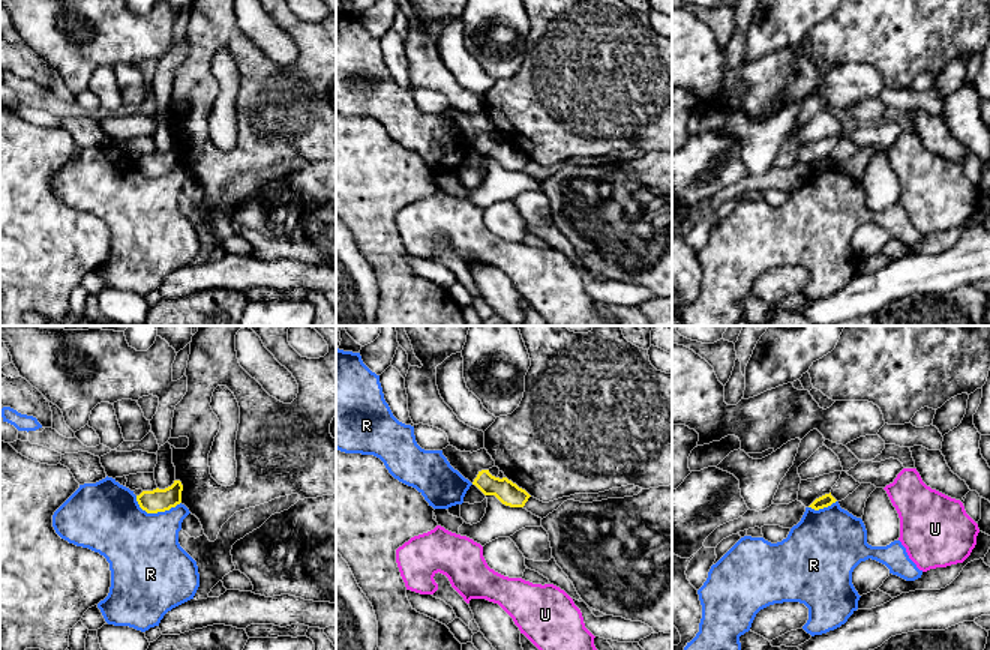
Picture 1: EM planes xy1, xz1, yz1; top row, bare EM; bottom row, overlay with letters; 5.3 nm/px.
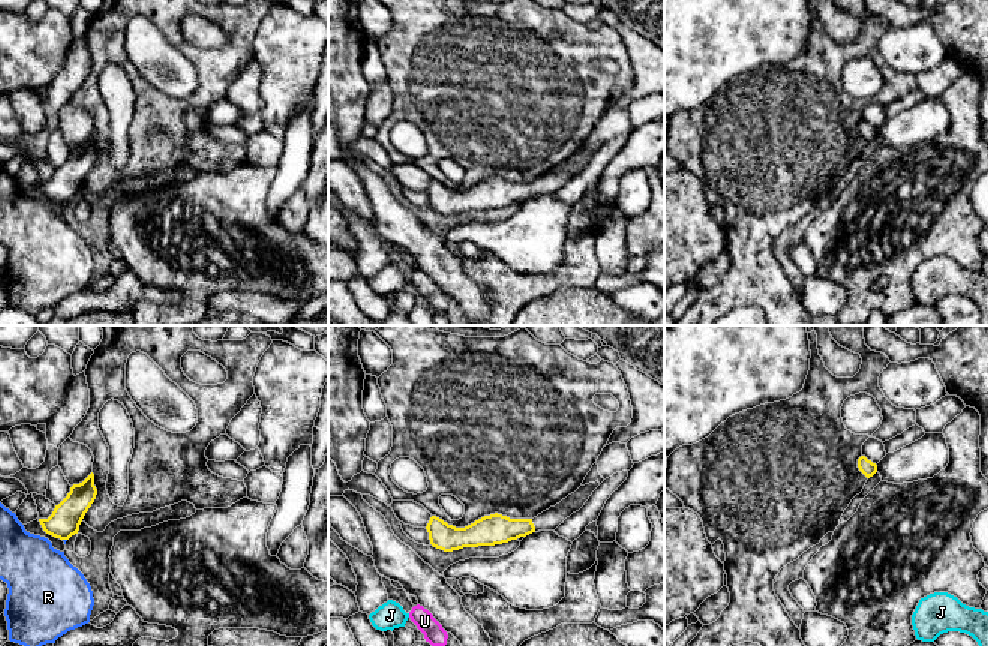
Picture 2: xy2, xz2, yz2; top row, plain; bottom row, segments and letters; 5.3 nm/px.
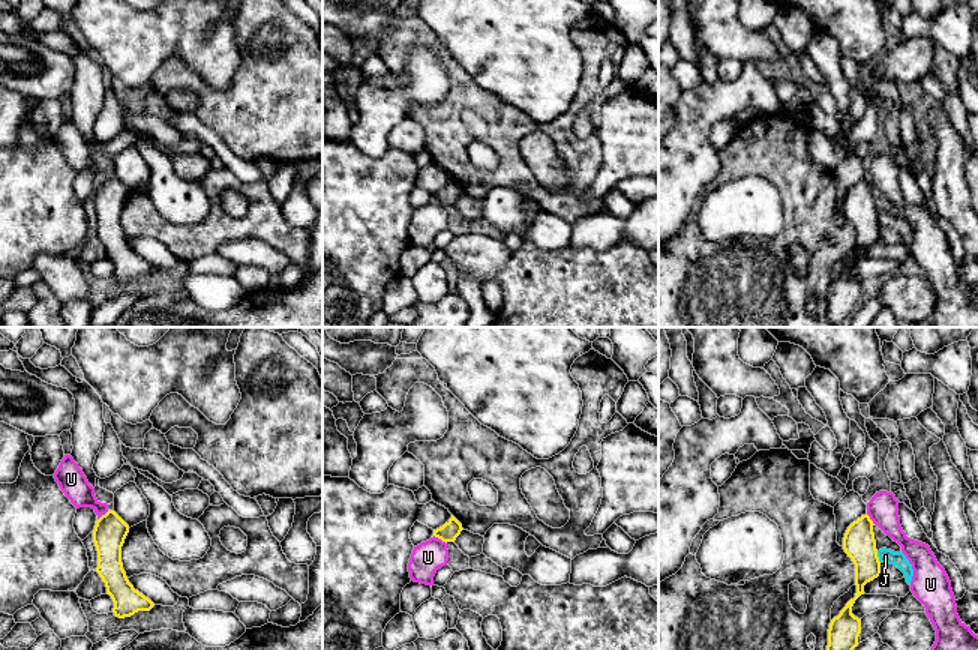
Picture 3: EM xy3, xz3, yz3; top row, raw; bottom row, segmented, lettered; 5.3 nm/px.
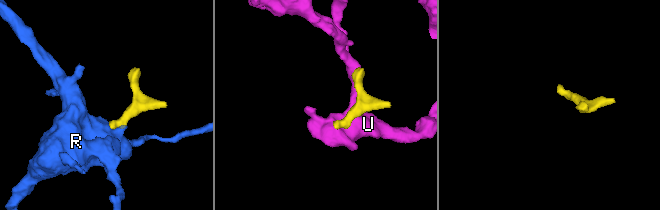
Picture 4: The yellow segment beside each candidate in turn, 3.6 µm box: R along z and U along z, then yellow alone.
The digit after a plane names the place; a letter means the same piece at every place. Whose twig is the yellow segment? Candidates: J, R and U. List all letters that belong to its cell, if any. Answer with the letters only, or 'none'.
none

